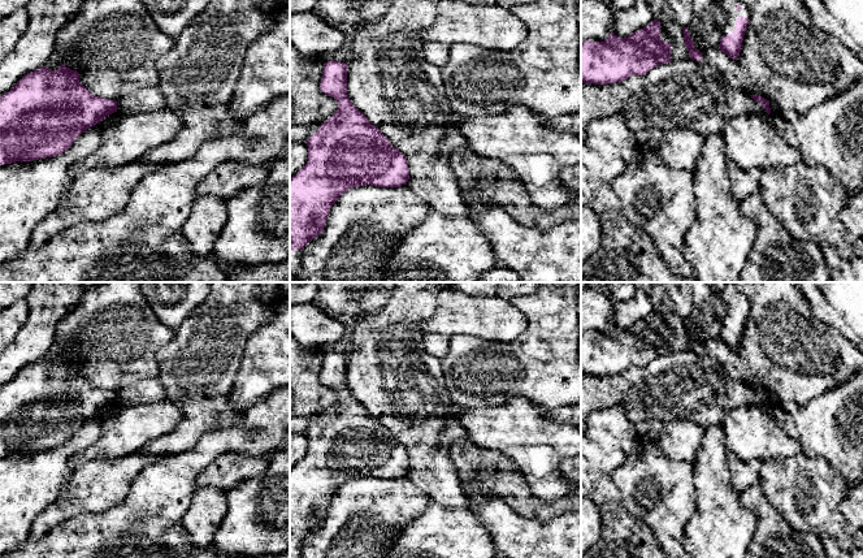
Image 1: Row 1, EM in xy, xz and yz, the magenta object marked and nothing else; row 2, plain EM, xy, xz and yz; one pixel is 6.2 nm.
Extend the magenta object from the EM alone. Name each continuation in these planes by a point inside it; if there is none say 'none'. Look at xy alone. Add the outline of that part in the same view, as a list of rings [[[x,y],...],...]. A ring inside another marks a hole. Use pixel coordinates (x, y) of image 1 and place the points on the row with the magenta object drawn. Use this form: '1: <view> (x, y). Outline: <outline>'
none

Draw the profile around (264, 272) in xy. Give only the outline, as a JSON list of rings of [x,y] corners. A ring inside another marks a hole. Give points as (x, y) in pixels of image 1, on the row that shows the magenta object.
[[[290,260],[282,264],[260,264],[255,268],[237,267],[226,273],[231,282],[290,282]]]

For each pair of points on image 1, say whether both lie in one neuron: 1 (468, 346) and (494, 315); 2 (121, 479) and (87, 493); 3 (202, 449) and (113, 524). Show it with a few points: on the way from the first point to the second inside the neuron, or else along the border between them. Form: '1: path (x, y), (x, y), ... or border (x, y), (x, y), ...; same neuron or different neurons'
1: border (450, 336), (475, 336), (488, 341), (504, 342); different neurons
2: path (113, 479), (95, 487); same neuron
3: path (180, 471), (135, 515); same neuron

